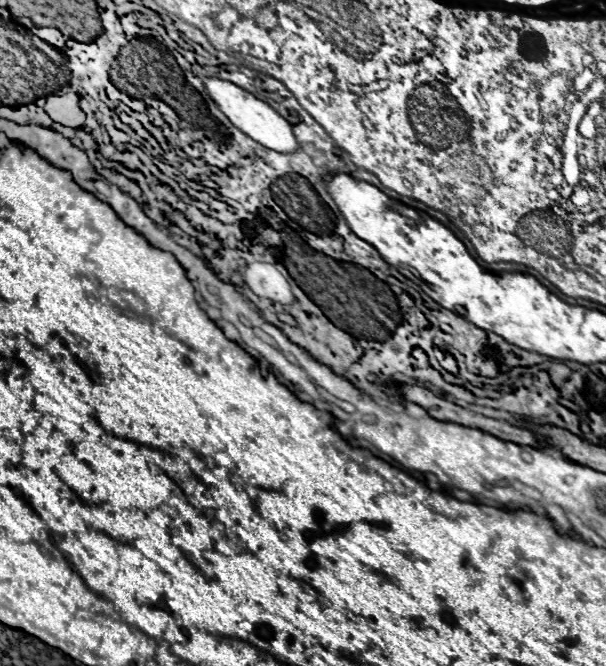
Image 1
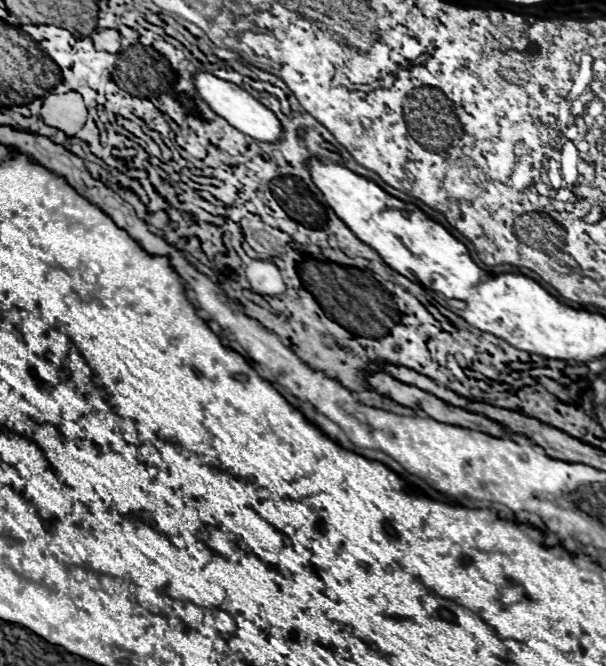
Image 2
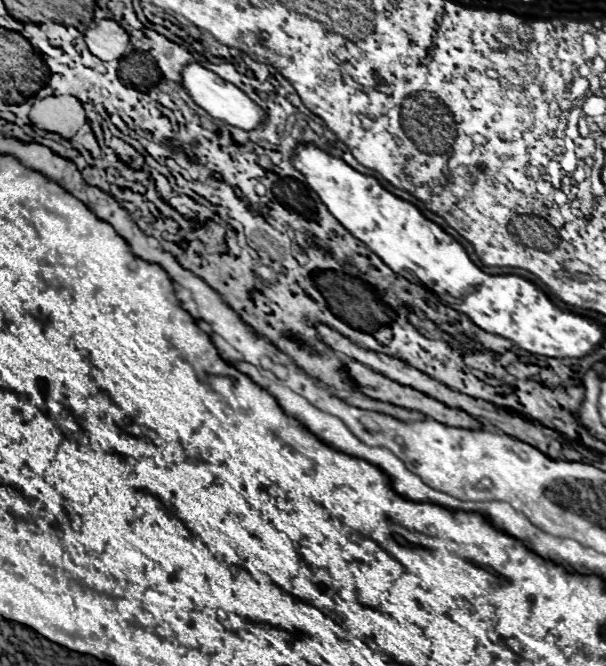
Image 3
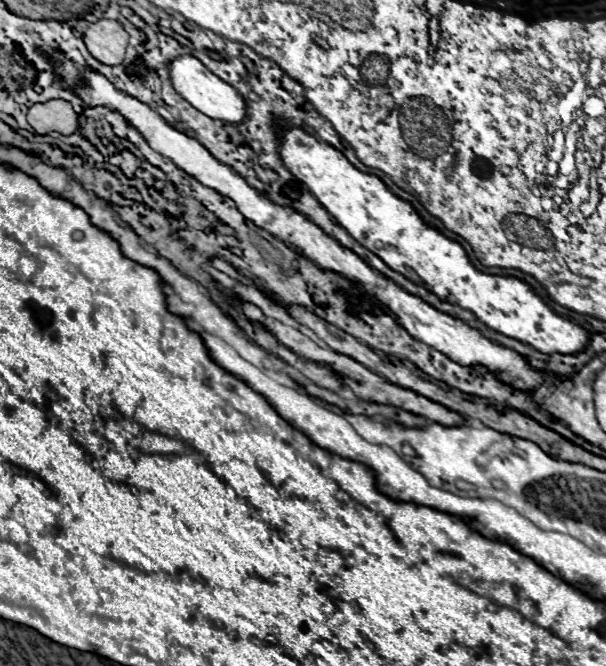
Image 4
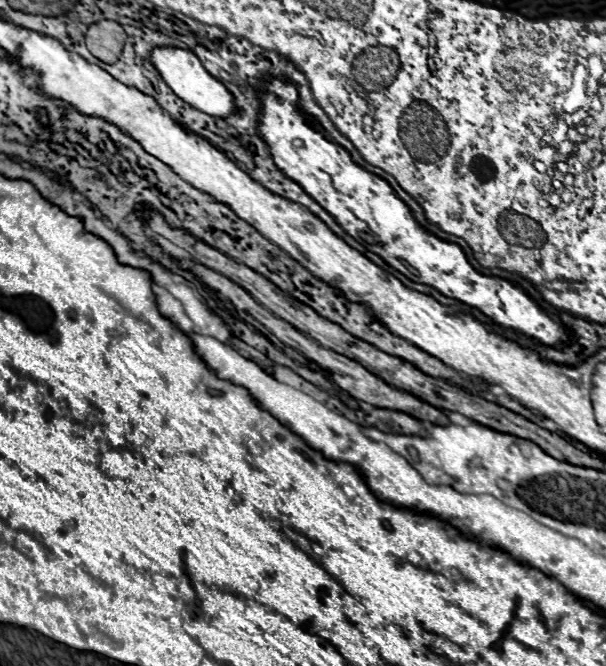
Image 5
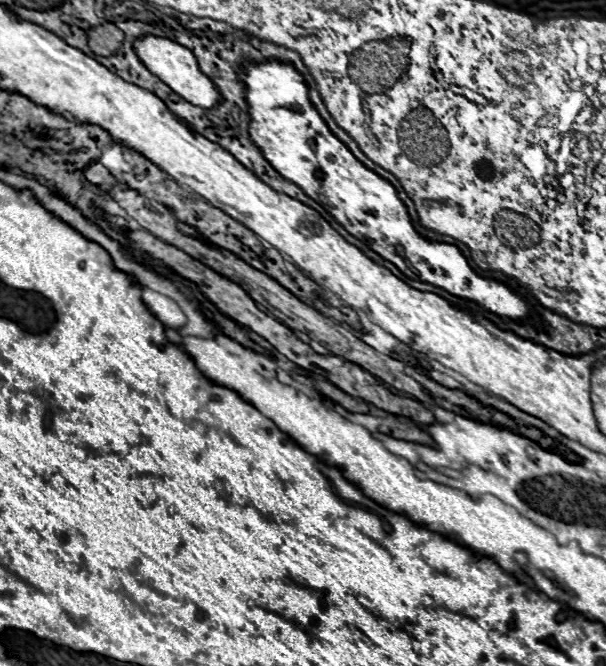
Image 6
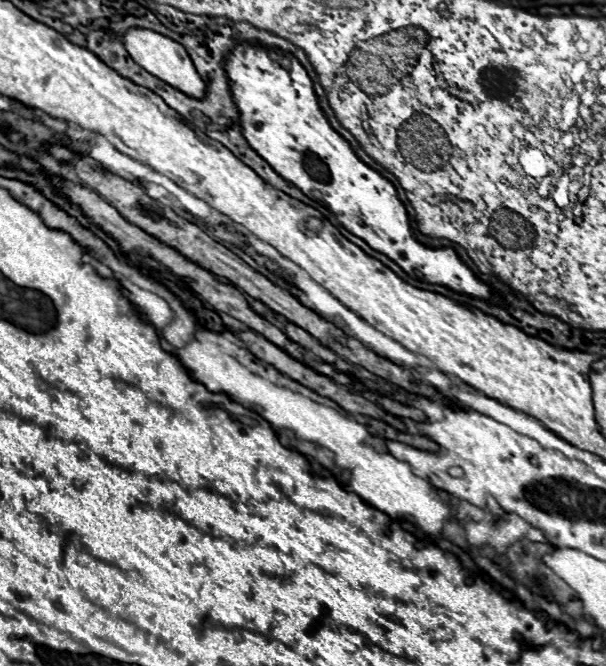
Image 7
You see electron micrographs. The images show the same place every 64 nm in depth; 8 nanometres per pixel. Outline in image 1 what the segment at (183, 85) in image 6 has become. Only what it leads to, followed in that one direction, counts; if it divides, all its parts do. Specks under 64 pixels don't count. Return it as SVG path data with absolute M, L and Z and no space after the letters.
M216 78L206 80L206 92L220 106L220 110L228 116L230 122L236 128L240 128L244 134L248 134L252 140L256 140L258 144L262 144L262 146L266 146L270 150L276 150L276 152L284 152L284 154L290 154L290 152L298 150L298 142L296 142L296 136L294 136L292 126L288 124L288 120L284 120L272 106L264 104L262 100L258 100L250 92L238 88L232 82L216 80Z

